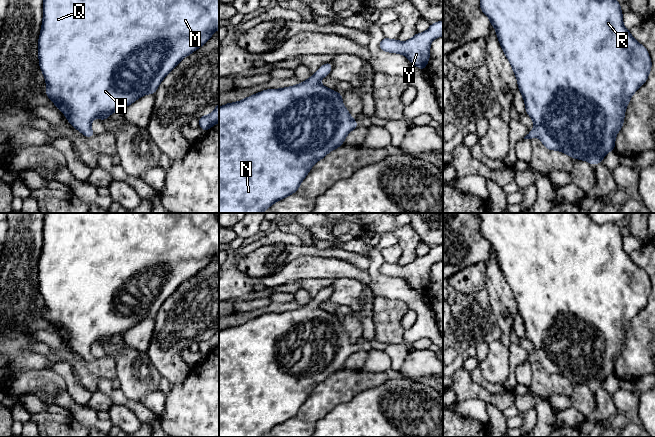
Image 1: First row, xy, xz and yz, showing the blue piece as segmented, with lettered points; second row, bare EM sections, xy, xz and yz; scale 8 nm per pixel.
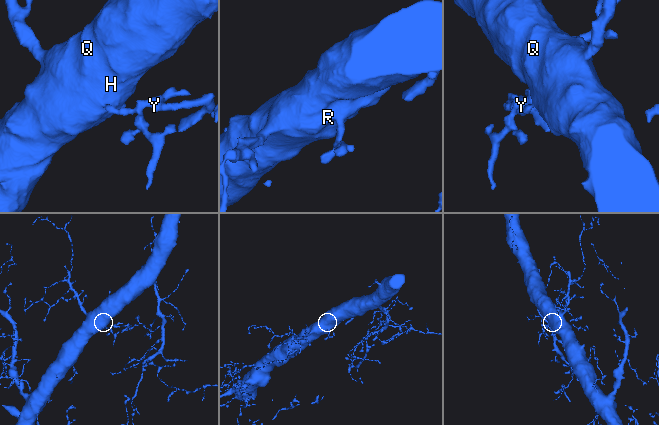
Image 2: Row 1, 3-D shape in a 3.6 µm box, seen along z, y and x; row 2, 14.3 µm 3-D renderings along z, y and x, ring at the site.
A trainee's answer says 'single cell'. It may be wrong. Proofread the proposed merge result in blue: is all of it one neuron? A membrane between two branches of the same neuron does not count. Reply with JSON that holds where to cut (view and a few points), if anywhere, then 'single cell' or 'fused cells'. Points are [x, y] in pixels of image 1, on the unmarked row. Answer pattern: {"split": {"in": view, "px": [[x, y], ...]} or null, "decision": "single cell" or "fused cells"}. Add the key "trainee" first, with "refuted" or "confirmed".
{"trainee": "confirmed", "split": null, "decision": "single cell"}

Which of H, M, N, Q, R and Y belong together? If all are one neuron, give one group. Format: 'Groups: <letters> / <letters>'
Groups: H M N Q R Y

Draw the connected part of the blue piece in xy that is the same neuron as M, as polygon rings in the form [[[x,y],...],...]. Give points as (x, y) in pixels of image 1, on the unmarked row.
[[[46,213],[43,226],[43,245],[38,264],[39,291],[44,298],[46,319],[61,334],[68,346],[85,361],[94,361],[91,346],[100,341],[104,345],[111,337],[123,335],[145,318],[155,318],[158,310],[177,288],[203,270],[219,253],[218,213]]]

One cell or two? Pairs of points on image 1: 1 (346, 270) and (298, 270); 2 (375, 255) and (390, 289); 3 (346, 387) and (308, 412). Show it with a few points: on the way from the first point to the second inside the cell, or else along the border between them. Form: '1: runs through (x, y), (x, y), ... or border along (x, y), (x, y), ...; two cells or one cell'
1: runs through (334, 269), (310, 269); one cell
2: runs through (375, 263), (375, 274), (382, 281); one cell
3: runs through (337, 389), (327, 395), (317, 405); one cell

